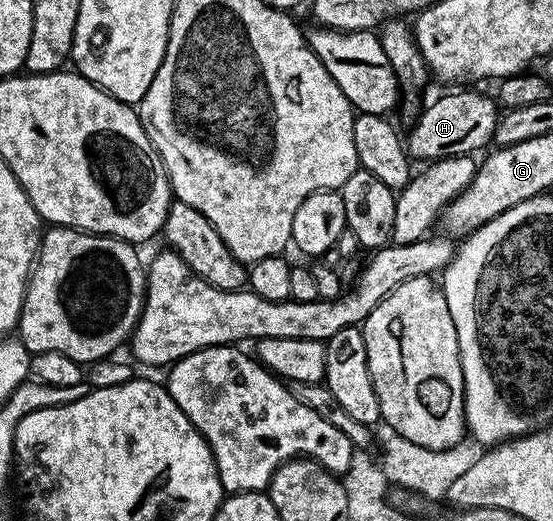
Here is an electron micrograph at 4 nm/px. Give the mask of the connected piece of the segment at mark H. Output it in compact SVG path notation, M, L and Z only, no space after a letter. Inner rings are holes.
M446 93L434 102L427 104L419 113L417 121L409 126L410 138L405 138L405 149L415 162L433 163L446 157L461 157L463 155L477 154L477 149L485 150L491 144L494 128L498 125L500 116L499 106L493 96L485 97L482 93Z

